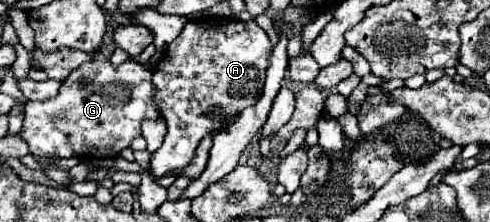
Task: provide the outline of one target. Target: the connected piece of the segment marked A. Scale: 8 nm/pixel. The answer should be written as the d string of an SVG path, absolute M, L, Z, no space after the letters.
M208 17L208 19L186 23L184 31L170 43L168 57L162 59L160 67L154 67L154 75L152 75L152 83L156 87L156 105L168 125L168 135L162 147L150 159L148 173L152 177L162 177L168 171L176 171L188 165L194 157L194 149L198 147L200 139L206 133L226 129L228 125L234 123L232 119L234 113L240 113L242 109L258 101L258 93L262 93L262 81L264 81L270 49L272 49L272 43L266 31L254 19L240 21L236 17L234 19Z

